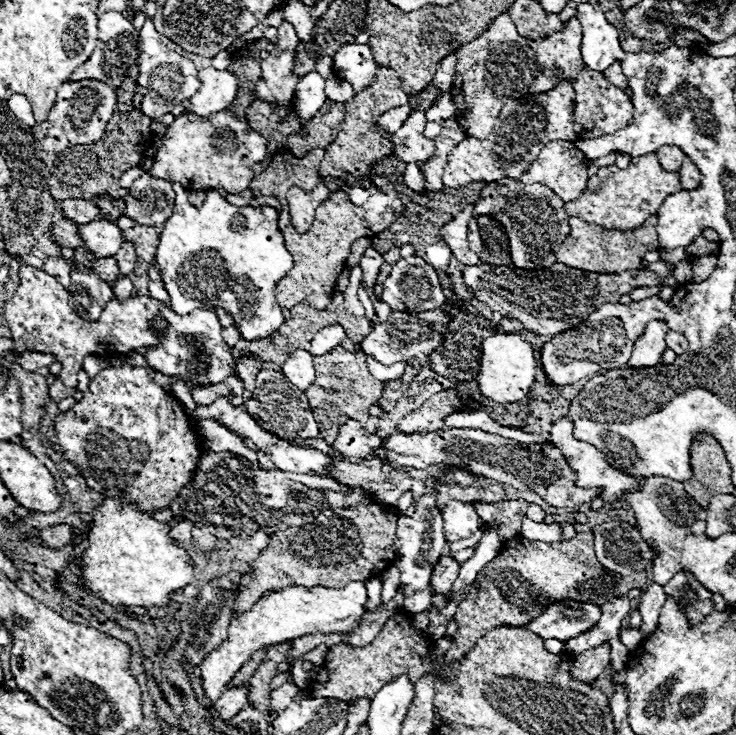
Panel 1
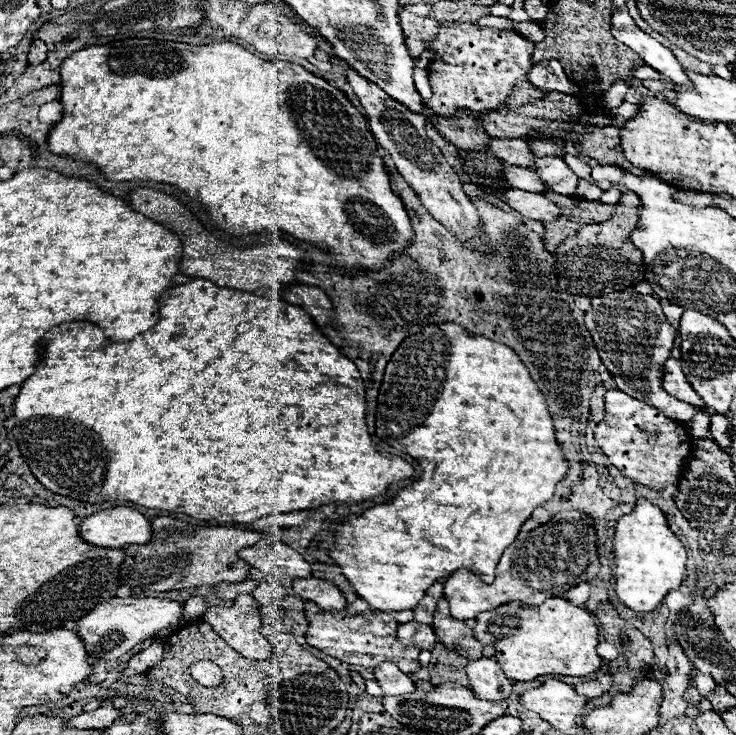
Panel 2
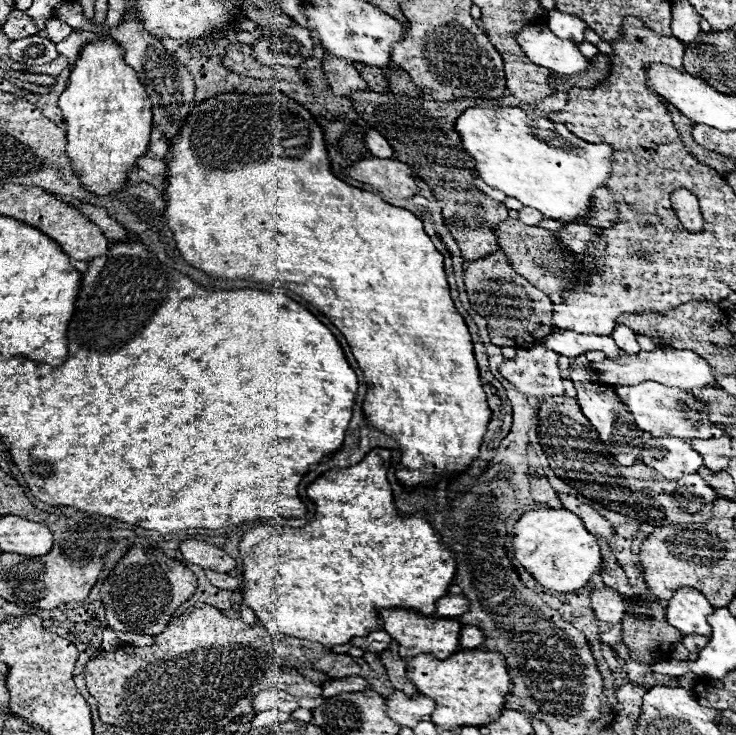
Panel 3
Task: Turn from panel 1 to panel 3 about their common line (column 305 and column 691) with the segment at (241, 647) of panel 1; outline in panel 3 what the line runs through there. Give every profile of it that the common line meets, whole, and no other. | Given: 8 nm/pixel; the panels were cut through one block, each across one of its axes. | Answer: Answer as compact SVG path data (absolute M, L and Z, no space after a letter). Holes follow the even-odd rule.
M690 586L678 588L676 594L670 598L670 614L666 606L668 622L686 636L688 634L712 636L712 628L706 622L706 618L712 612L714 608L704 598L704 594L700 594L696 588L690 588Z

